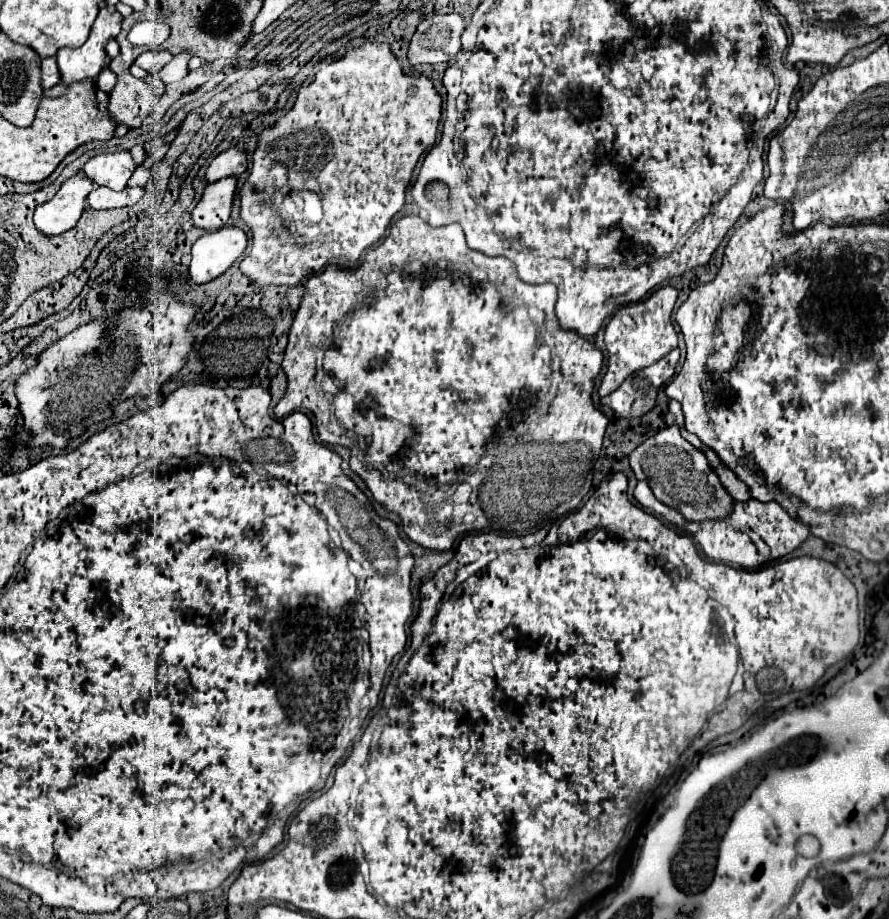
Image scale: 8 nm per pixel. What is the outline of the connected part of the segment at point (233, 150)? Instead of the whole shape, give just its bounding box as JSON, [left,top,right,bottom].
[206,147,248,183]

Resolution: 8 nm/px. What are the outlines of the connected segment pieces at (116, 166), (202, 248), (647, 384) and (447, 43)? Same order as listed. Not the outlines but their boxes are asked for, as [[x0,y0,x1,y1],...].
[[82,151,136,191],[190,227,248,283],[602,349,680,419],[408,15,464,67]]

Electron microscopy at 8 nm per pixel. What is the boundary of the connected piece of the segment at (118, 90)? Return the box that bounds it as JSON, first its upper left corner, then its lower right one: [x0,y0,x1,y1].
[108,53,148,129]

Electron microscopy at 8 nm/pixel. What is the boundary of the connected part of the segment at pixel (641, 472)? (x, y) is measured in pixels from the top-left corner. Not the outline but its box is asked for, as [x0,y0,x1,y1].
[630,425,734,521]

